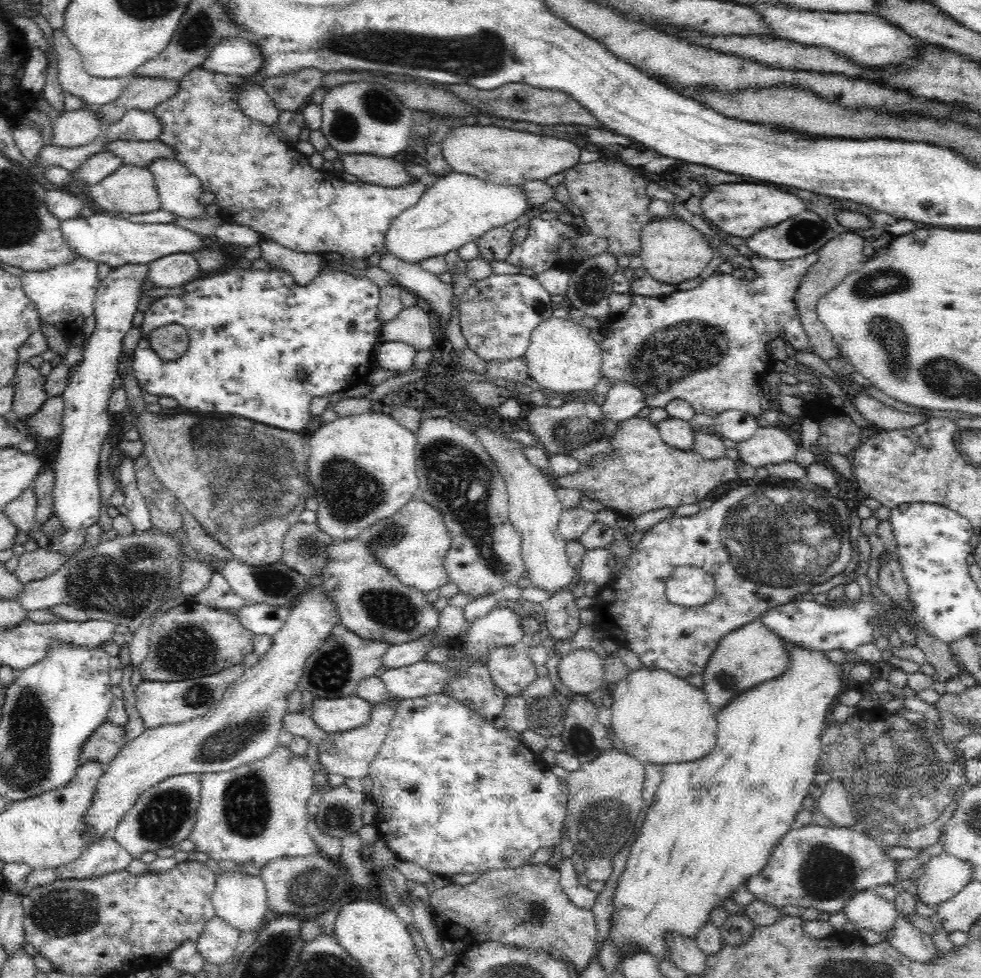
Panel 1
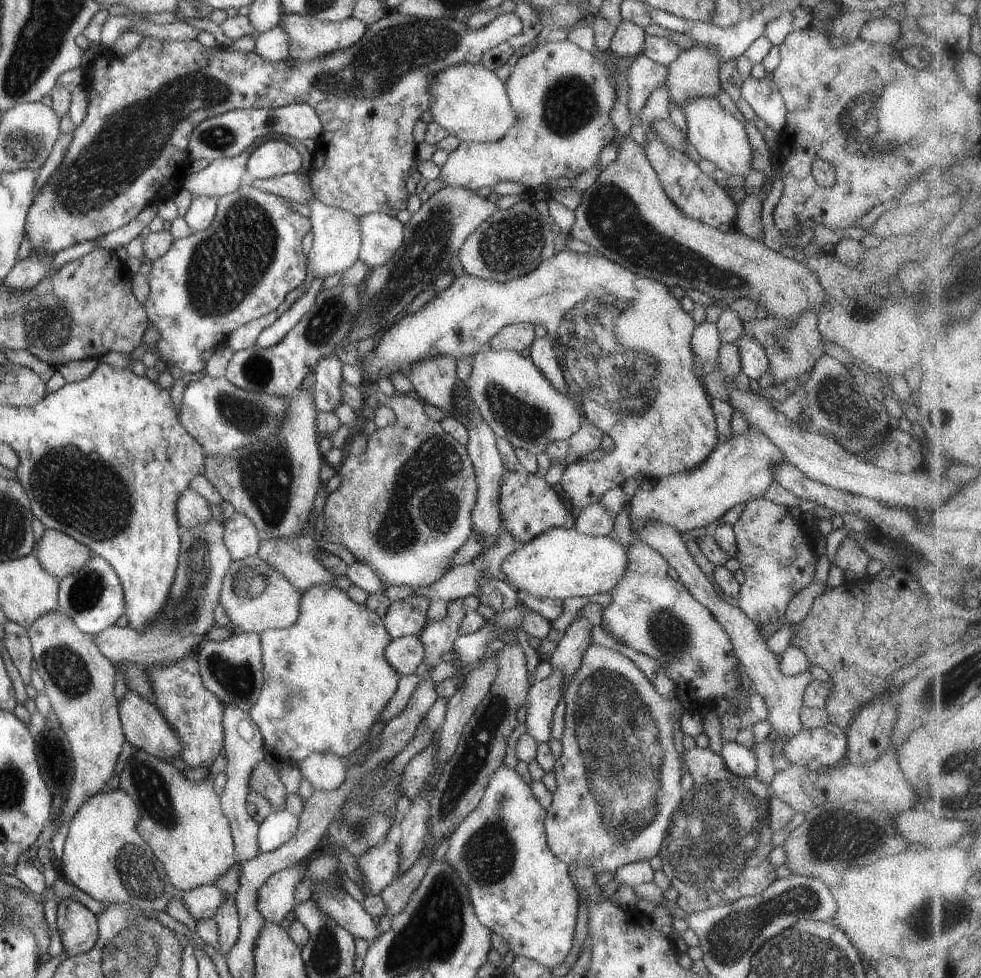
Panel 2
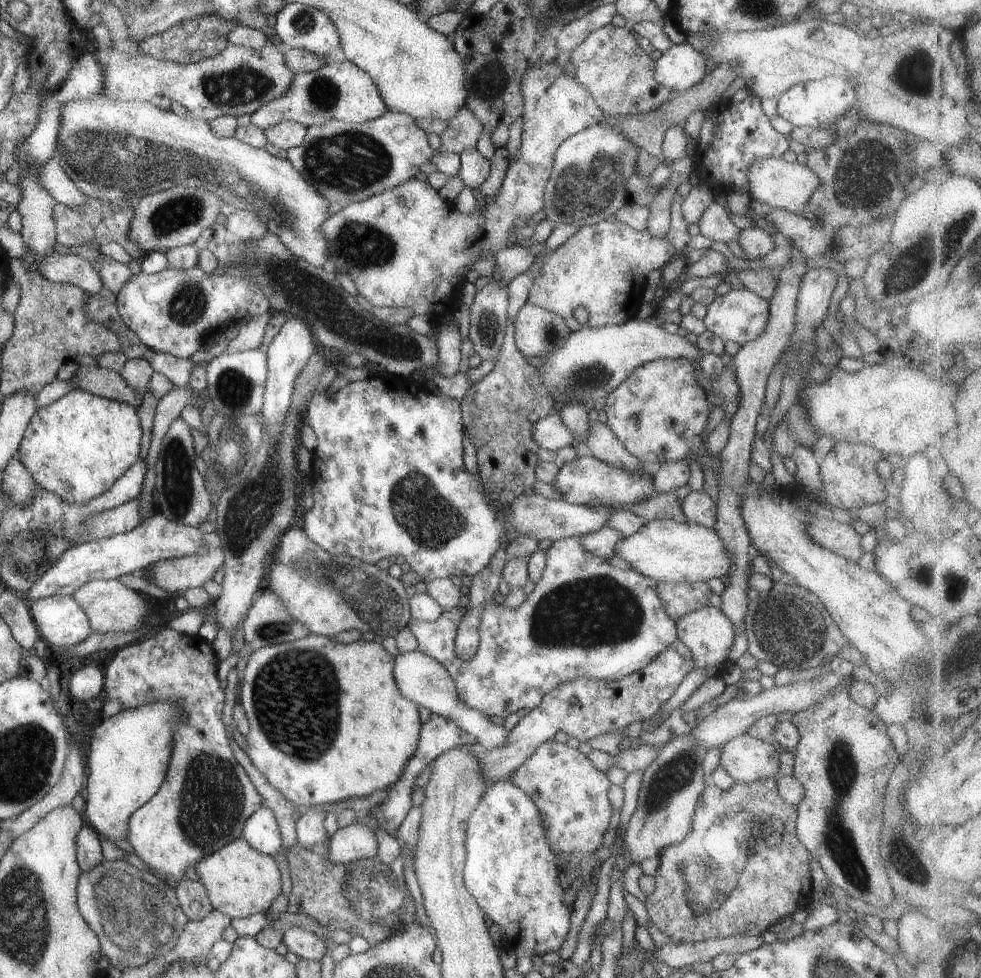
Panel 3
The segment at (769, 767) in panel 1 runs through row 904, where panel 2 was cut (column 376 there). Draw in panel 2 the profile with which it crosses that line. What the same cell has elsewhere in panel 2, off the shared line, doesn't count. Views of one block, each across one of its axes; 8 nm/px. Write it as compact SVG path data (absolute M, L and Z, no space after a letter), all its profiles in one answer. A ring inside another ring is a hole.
M311 585L307 590L301 592L298 602L298 615L295 622L282 629L267 629L260 635L260 659L262 670L262 687L255 704L248 710L251 720L260 730L265 749L275 758L276 764L297 765L310 752L324 752L334 754L344 758L351 754L360 744L367 740L369 729L374 722L377 722L378 714L387 704L389 698L393 696L400 677L397 671L385 660L384 648L391 642L391 636L384 629L382 618L375 612L371 612L364 604L360 605L351 601L344 590L338 589L333 585Z

